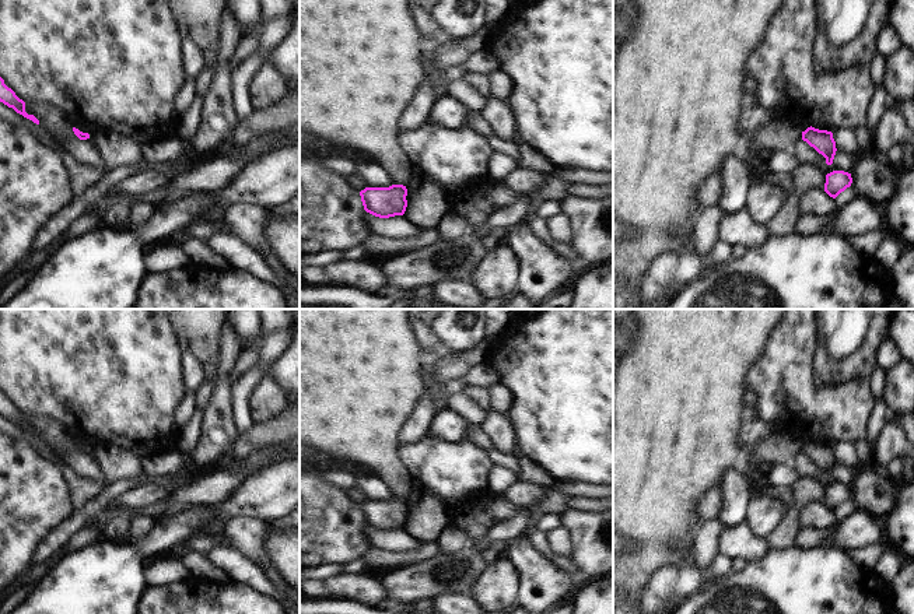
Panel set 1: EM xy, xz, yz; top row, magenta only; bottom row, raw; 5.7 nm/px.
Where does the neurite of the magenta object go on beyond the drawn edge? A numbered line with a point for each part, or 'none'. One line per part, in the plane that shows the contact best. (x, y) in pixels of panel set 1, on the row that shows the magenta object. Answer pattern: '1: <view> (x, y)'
none

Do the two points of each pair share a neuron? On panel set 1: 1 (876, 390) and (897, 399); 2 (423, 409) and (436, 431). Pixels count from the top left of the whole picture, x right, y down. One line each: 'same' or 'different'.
1: different
2: different

